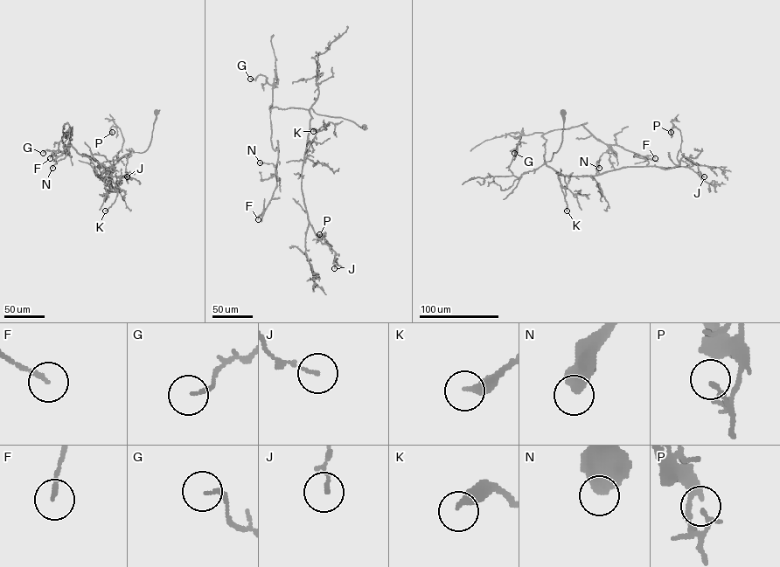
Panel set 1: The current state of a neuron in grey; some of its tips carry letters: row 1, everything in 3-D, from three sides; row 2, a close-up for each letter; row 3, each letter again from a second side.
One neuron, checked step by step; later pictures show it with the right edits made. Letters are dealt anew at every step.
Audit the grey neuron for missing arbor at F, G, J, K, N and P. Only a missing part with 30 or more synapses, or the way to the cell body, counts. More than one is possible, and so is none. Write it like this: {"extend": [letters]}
{"extend": []}

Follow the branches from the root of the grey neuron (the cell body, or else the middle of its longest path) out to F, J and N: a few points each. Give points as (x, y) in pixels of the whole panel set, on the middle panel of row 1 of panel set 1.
F: (364, 127), (317, 114), (310, 108), (269, 110), (270, 105), (270, 140), (278, 149), (276, 187), (258, 219)
J: (364, 127), (309, 109), (311, 119), (302, 170), (302, 193), (315, 234), (335, 252), (334, 268)
N: (364, 127), (310, 108), (269, 110), (270, 105), (276, 172), (273, 163), (260, 162)

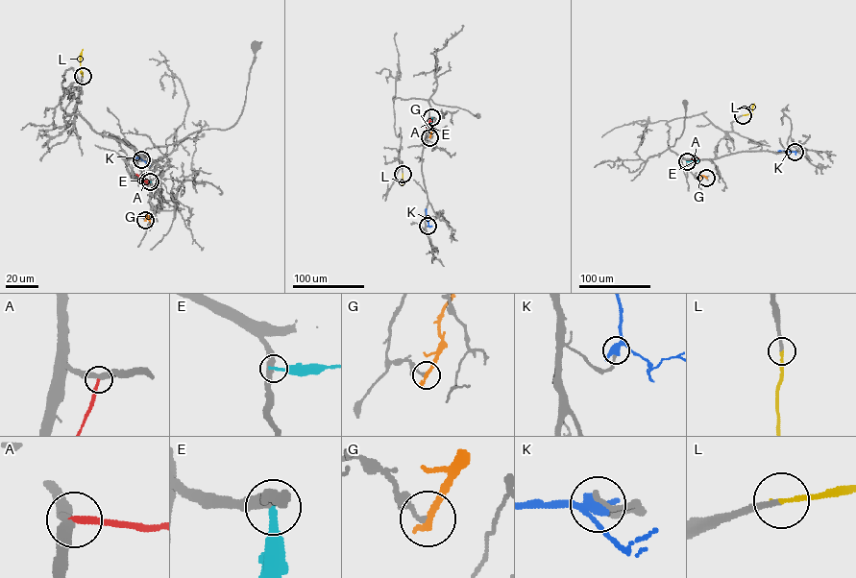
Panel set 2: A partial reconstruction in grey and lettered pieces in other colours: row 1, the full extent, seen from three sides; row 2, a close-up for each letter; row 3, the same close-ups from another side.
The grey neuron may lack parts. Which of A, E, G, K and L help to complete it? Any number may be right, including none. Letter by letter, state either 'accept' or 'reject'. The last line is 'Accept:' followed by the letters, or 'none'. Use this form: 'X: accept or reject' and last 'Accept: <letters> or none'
A: reject
E: reject
G: reject
K: reject
L: accept
Accept: L

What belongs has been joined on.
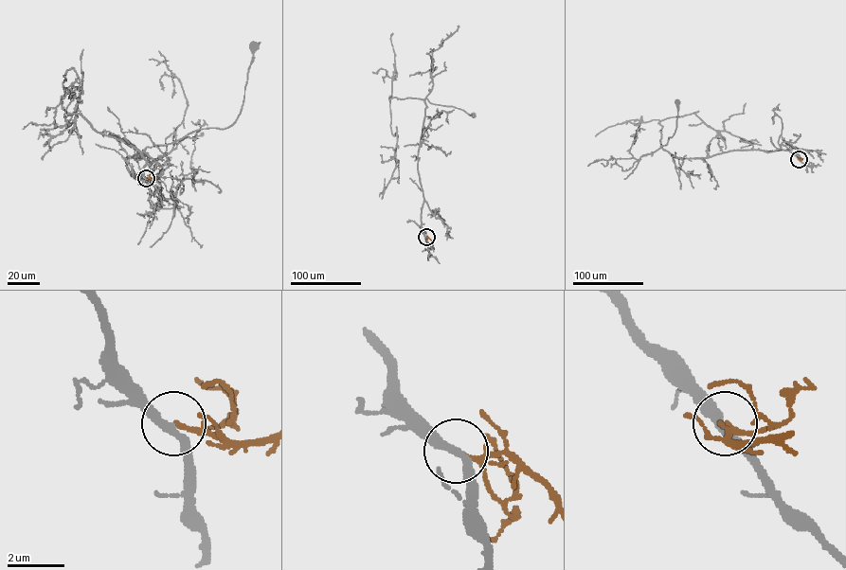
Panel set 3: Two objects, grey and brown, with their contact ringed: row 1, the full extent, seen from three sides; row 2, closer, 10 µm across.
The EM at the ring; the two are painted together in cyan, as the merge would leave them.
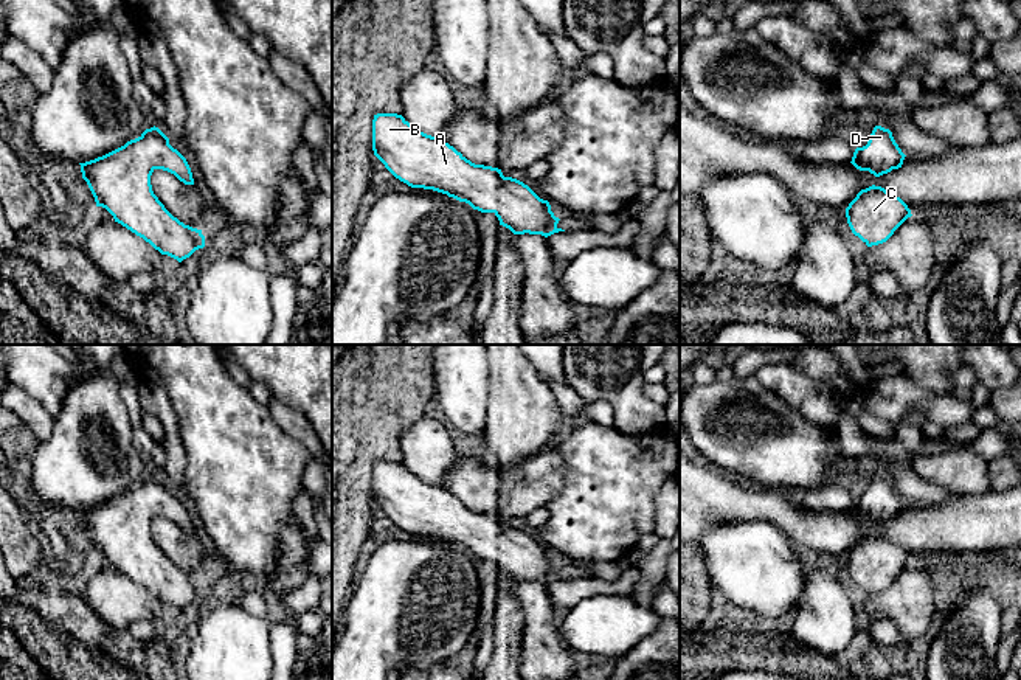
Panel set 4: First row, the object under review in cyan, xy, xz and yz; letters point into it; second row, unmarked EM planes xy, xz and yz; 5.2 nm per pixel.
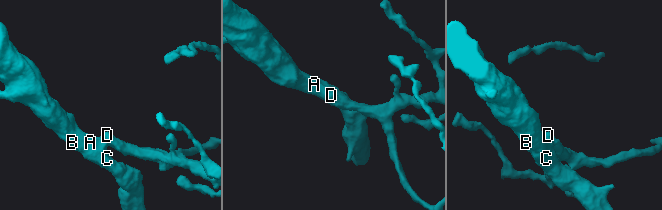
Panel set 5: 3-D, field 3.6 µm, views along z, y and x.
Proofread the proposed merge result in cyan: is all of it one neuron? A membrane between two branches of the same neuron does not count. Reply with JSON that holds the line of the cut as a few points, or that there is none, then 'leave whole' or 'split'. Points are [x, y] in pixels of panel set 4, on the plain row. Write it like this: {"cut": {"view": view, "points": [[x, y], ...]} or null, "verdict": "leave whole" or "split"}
{"cut": null, "verdict": "leave whole"}

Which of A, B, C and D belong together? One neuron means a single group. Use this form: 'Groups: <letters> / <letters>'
Groups: A B C D

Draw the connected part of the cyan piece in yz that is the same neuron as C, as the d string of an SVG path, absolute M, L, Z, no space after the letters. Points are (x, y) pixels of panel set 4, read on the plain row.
M881 534L861 537L846 556L847 571L867 595L886 590L911 565L911 557Z

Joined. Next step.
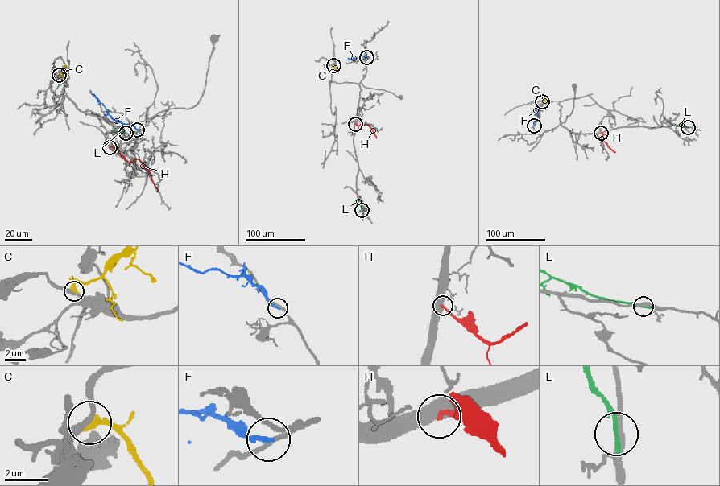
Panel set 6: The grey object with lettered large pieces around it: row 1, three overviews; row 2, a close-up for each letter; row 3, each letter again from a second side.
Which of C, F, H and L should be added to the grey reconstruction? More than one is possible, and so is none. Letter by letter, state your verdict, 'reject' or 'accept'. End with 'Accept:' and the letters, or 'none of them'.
C: reject
F: reject
H: reject
L: reject
Accept: none of them

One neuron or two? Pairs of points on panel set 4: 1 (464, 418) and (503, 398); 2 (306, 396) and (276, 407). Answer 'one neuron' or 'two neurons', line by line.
1: two neurons
2: two neurons

